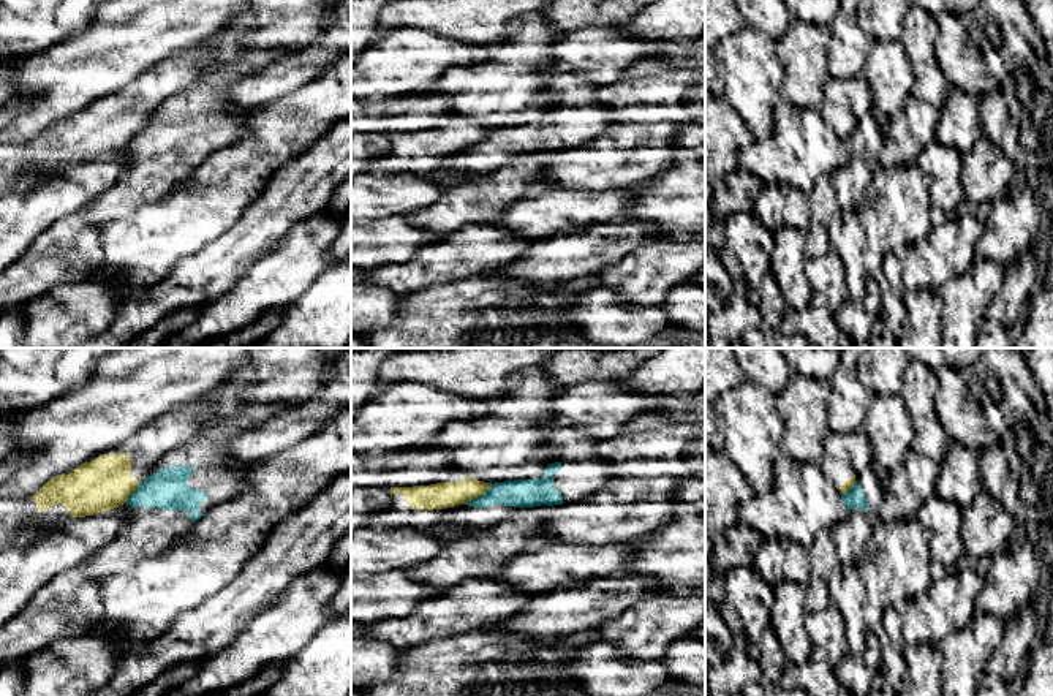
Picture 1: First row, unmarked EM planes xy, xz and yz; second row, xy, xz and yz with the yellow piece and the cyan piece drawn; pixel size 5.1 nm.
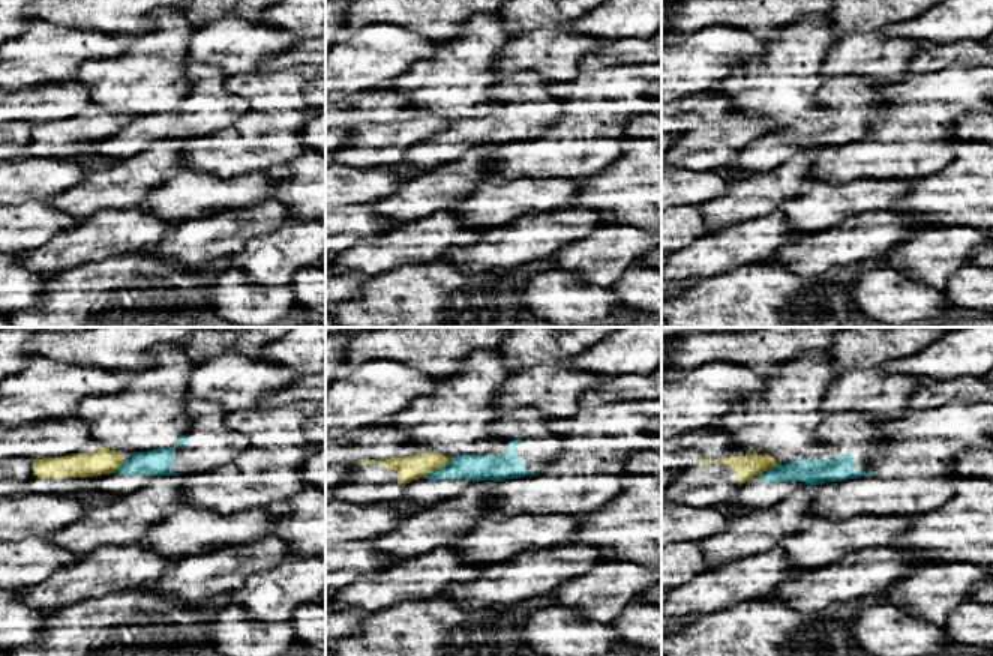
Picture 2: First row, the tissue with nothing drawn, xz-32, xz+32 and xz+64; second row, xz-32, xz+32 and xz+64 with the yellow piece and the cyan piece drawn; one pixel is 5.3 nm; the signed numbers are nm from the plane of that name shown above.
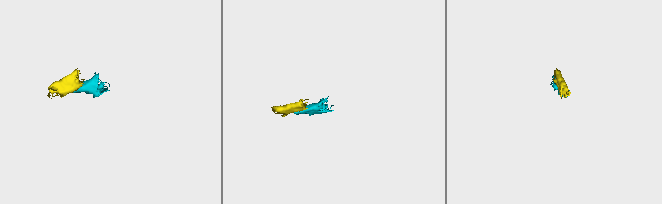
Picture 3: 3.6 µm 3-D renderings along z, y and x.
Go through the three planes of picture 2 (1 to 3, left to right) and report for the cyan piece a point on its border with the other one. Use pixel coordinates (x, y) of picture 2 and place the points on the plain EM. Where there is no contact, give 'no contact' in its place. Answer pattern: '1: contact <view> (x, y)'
1: contact xz-32 (119, 131)
2: contact xz+32 (438, 132)
3: contact xz+64 (770, 132)

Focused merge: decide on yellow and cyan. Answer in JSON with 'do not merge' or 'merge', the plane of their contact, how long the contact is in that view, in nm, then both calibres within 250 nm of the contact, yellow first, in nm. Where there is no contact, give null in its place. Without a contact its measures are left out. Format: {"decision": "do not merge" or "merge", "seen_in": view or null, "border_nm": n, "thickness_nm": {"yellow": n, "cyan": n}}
{"decision": "do not merge", "seen_in": "xz", "border_nm": 180, "thickness_nm": {"yellow": 130, "cyan": 140}}

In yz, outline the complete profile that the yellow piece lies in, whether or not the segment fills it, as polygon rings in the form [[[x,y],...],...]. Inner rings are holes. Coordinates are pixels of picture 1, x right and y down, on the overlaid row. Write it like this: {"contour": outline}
{"contour": [[[828,430],[824,438],[824,456],[819,463],[822,475],[840,494],[846,494],[855,481],[852,444],[868,444],[865,432],[841,433]]]}

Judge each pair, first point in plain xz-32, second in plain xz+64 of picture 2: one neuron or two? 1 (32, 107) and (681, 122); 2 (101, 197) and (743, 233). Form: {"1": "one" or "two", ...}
{"1": "one", "2": "two"}

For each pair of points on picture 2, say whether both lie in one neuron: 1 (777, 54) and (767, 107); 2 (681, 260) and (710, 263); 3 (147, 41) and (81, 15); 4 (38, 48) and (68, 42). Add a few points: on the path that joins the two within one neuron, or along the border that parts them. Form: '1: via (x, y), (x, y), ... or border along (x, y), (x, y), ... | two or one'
1: via (777, 68), (777, 81), (767, 93) | one
2: via (689, 261), (702, 261) | one
3: border along (156, 15), (156, 21), (137, 35) | two
4: via (45, 48), (60, 48) | one

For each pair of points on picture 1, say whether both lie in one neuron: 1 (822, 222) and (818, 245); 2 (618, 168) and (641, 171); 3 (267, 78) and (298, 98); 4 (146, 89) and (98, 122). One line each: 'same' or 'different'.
1: same
2: same
3: different
4: same

